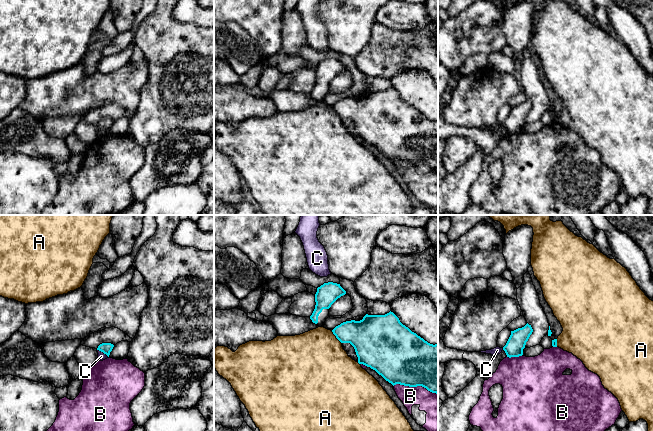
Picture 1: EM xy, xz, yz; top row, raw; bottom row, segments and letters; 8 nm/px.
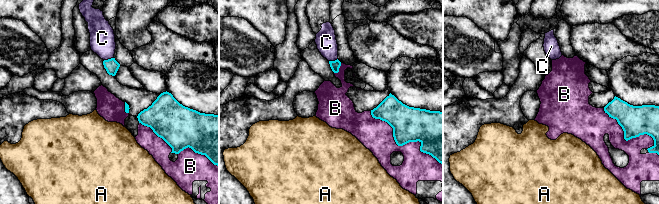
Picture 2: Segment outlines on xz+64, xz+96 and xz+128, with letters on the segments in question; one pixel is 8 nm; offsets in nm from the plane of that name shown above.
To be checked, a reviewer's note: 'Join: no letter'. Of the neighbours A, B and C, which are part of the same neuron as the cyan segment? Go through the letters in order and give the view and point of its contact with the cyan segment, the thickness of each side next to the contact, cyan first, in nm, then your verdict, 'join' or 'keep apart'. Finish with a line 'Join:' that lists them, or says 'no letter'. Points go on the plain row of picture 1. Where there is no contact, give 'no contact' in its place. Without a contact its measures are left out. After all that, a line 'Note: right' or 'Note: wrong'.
A: contact xz (336, 113); calibres 280 and 480 nm; keep apart
B: contact xz (415, 162); calibres 420 and 200 nm; keep apart
C: contact xy (103, 128); calibres 90 and 60 nm; keep apart
Join: no letter
Note: right

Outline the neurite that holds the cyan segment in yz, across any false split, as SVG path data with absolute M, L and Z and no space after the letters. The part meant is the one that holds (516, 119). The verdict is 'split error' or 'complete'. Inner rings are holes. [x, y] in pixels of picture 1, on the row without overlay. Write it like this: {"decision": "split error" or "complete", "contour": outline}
{"decision": "complete", "contour": "M528 99L514 107L511 107L511 111L503 123L507 133L519 133L523 131L523 125L525 124L526 118L528 117L533 105Z"}

